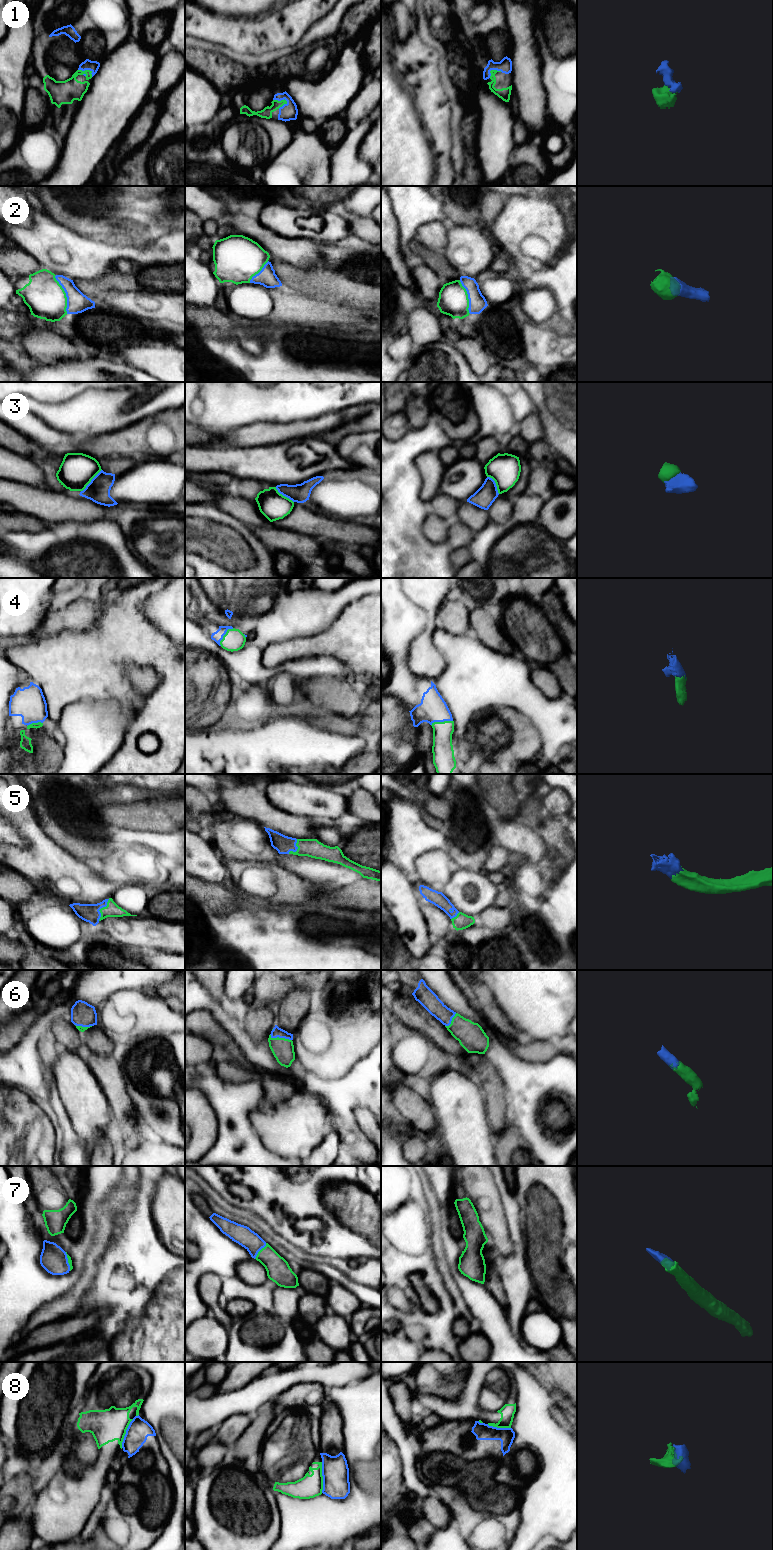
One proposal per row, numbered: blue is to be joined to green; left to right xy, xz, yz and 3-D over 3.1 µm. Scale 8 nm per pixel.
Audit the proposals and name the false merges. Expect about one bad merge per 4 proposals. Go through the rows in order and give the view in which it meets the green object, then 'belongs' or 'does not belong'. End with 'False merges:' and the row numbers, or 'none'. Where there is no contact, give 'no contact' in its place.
1: xz | belongs
2: xy | belongs
3: xy | does not belong
4: yz | belongs
5: xy | belongs
6: xz | belongs
7: xz | belongs
8: xz | does not belong
False merges: 3, 8

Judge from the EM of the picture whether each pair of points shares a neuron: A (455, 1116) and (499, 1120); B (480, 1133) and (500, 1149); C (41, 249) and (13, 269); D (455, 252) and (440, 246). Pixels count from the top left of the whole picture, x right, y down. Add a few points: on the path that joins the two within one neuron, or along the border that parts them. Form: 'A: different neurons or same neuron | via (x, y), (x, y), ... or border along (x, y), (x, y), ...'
A: different neurons | border along (485, 1109), (486, 1111)
B: different neurons | border along (487, 1123), (494, 1142), (495, 1155)
C: different neurons | border along (16, 244), (28, 252), (44, 268)
D: different neurons | border along (448, 231), (446, 246), (442, 252)

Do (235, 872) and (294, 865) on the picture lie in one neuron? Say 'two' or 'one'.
two

